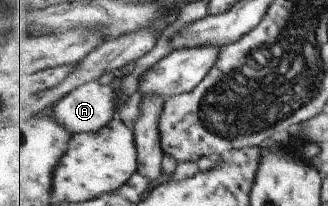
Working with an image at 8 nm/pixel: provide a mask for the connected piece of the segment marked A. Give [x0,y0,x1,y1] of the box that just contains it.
[50,82,119,135]

